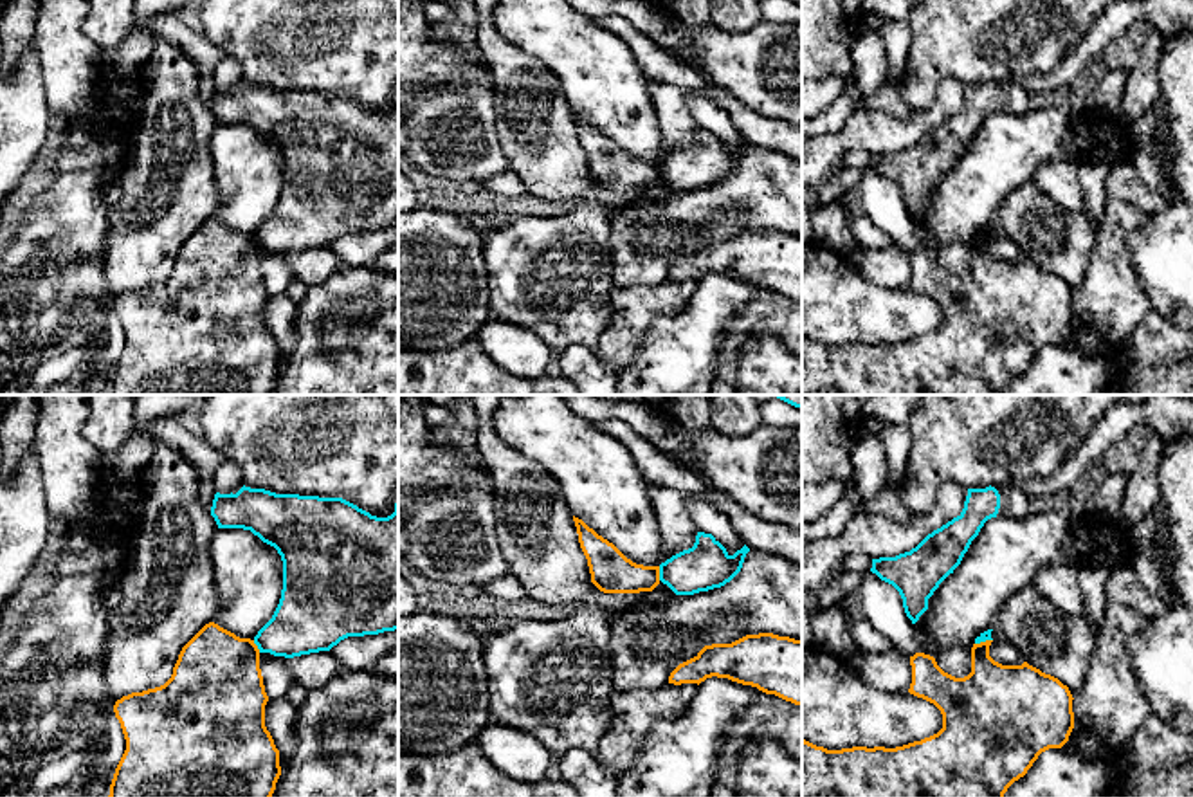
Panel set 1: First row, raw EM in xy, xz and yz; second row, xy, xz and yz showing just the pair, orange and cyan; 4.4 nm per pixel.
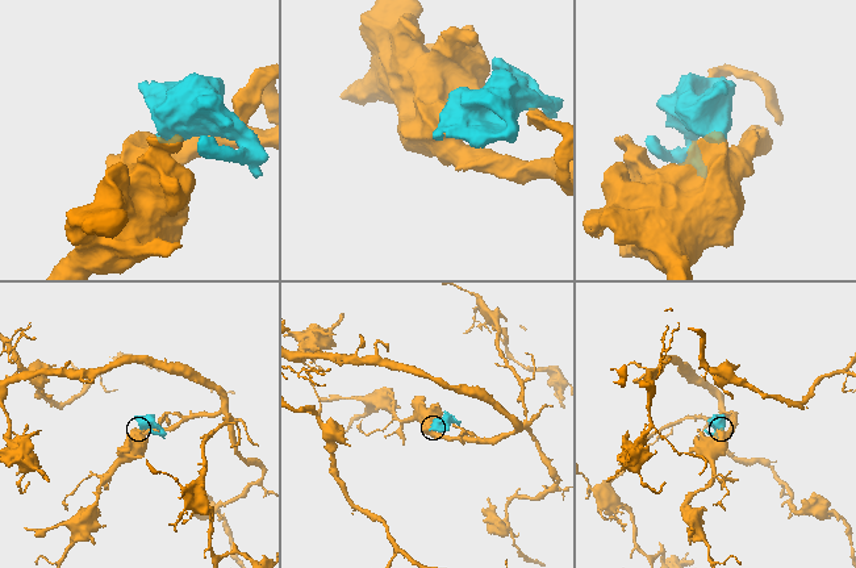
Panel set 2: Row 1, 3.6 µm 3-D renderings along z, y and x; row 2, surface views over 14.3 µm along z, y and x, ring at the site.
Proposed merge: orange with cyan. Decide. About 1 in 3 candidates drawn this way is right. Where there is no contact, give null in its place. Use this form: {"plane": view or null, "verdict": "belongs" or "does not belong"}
{"plane": "xz", "verdict": "does not belong"}

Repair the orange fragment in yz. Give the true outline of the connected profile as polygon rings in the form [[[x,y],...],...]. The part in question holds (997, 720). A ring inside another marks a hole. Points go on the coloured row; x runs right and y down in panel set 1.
[[[991,642],[973,644],[971,673],[964,678],[944,673],[930,655],[910,656],[912,683],[908,692],[941,710],[943,728],[937,734],[896,748],[852,747],[842,750],[827,750],[802,737],[802,797],[1004,797],[1042,752],[1061,748],[1069,741],[1074,728],[1074,698],[1058,678],[1027,662],[1022,665],[995,662],[989,656]]]

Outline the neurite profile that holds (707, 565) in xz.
[[[697,532],[692,548],[660,564],[660,581],[676,595],[694,595],[721,588],[742,568],[750,548],[744,545],[733,555],[712,536]]]

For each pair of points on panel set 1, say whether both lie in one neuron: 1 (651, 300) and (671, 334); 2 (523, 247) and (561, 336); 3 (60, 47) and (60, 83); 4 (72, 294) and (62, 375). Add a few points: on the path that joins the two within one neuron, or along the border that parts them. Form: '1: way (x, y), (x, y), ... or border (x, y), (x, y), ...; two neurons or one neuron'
1: border (694, 291), (680, 312), (653, 323), (637, 352); two neurons
2: way (539, 269), (561, 293), (561, 314); one neuron
3: way (60, 56), (60, 74); one neuron
4: way (72, 314), (72, 356); one neuron

